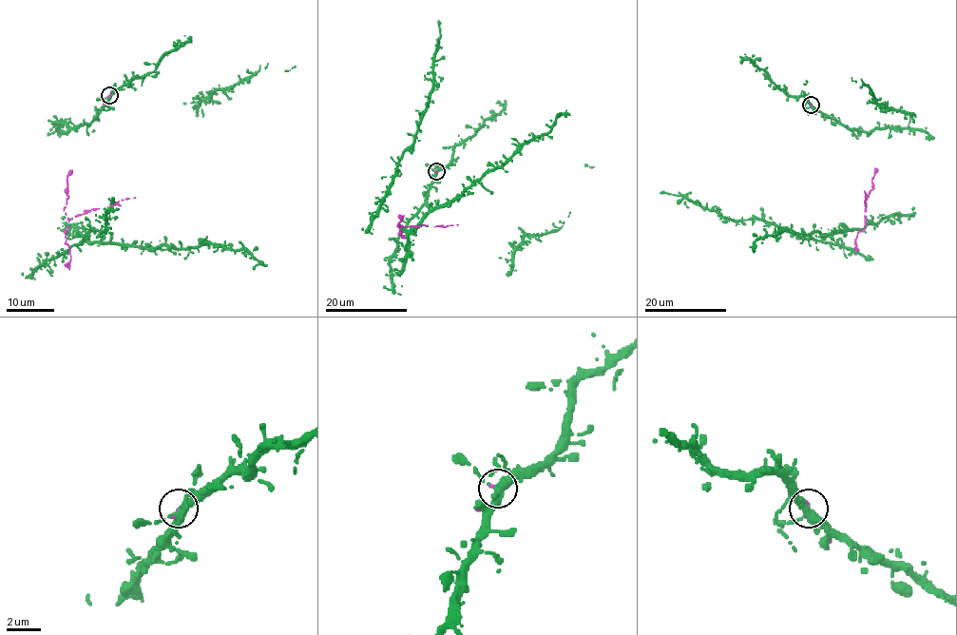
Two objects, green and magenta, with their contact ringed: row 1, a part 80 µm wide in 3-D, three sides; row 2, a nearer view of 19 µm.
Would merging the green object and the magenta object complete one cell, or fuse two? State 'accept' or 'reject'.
accept

